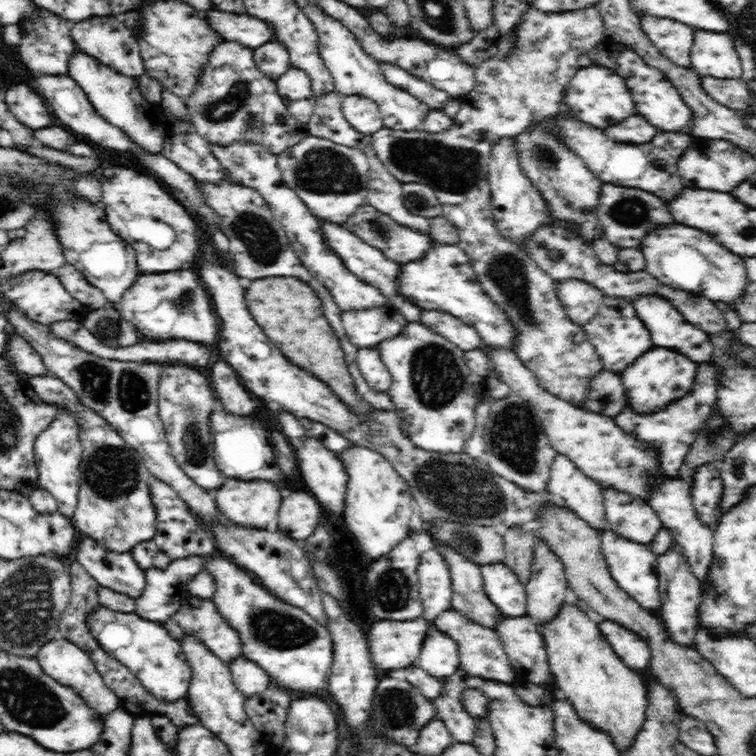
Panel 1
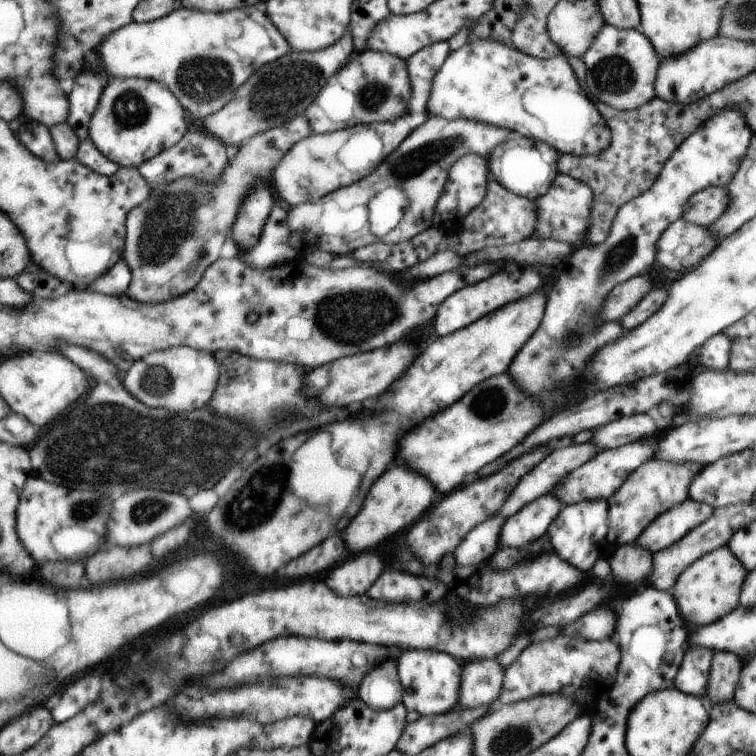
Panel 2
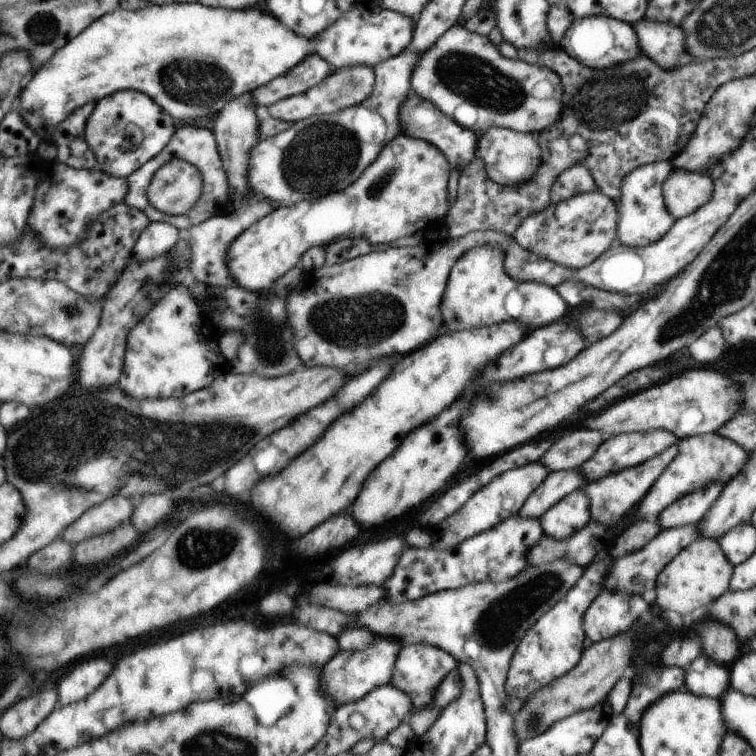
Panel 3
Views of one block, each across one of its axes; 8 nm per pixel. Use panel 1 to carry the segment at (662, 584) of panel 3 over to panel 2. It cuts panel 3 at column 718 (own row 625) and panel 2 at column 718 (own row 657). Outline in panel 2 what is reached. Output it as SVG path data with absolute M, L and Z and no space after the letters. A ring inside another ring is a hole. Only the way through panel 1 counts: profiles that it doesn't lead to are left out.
M723 545L706 553L692 565L687 566L676 579L672 587L672 600L678 609L679 619L689 628L709 625L724 617L735 609L737 594L740 594L740 587L747 577L747 571Z

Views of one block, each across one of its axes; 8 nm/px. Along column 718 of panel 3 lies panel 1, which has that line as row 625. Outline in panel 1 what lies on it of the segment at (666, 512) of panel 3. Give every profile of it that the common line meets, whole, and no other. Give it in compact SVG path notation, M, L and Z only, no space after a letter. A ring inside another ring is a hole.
M431 536L433 548L439 551L449 565L452 583L452 606L478 624L495 629L502 614L485 593L480 565L466 558L449 545L440 544Z

